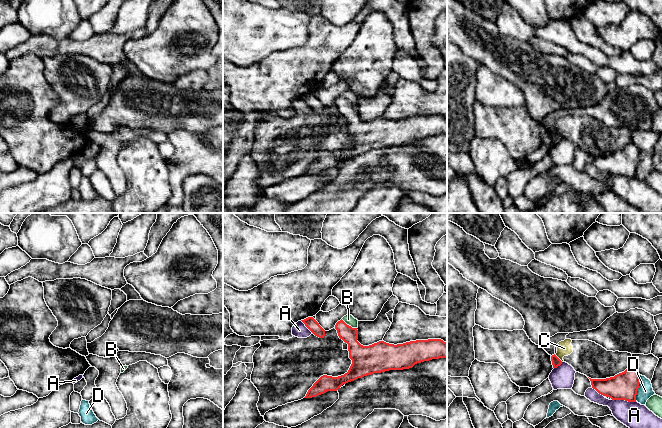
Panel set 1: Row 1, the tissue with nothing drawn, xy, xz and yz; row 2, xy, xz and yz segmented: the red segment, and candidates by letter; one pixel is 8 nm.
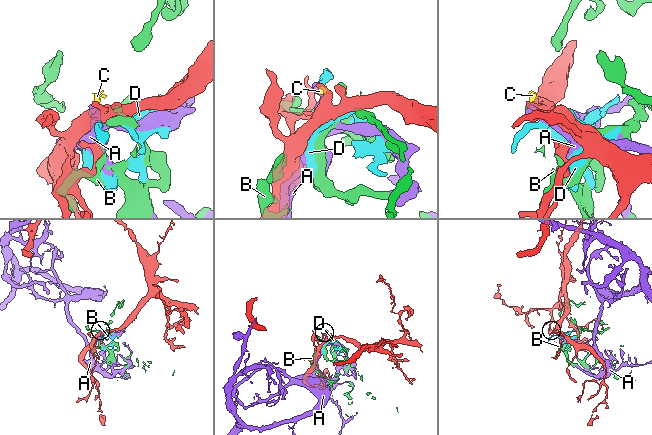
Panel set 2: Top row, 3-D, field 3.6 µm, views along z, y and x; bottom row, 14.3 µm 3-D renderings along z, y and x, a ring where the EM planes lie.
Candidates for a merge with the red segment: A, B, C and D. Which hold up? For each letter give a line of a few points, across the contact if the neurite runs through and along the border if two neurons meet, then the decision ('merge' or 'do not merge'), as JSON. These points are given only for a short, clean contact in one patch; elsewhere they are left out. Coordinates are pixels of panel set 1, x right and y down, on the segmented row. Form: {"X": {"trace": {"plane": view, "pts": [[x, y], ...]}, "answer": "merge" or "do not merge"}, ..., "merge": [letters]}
{"A": {"answer": "do not merge"}, "B": {"answer": "do not merge"}, "C": {"trace": {"plane": "yz", "pts": [[555, 355], [562, 361]]}, "answer": "do not merge"}, "D": {"answer": "do not merge"}, "merge": []}

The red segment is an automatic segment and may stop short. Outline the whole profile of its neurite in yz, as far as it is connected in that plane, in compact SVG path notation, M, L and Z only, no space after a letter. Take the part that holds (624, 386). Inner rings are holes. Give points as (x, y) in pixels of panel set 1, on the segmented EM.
M631 366L624 372L606 379L591 379L592 388L612 400L636 402L640 374Z

